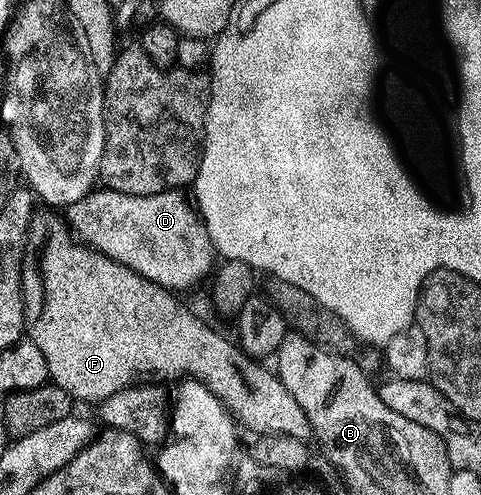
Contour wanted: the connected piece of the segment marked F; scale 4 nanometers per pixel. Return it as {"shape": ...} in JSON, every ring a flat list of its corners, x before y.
{"shape":[[38,221,31,226,26,248,26,262,23,264,22,269,22,296,24,297,24,313,26,314,26,335,34,342,36,349,40,349,40,353,44,353,44,361,48,364,48,373,50,374,49,382,59,386,60,389,64,389,64,392,70,394,72,399,79,404,82,402,101,405,108,397,120,393,131,384,146,385,151,381,158,381,154,379,172,379,182,373,192,373,191,378,209,388,225,404,226,410,230,412,231,416,241,426,243,423,248,430,255,431,255,436,290,435,292,438,305,441,311,438,312,430,304,409,300,409,300,405,296,405,296,397,292,397,292,393,288,393,288,389,284,389,284,385,278,380,277,374,271,368,269,371,262,364,265,362,259,361,255,356,246,354,233,338,230,338,231,340,225,339,220,332,213,331,204,320,197,319,177,299,179,296,173,290,146,280,140,273,109,259,96,250,91,250,90,247,83,245,81,242,75,241,71,232,61,222,59,223,41,223,41,221]]}

